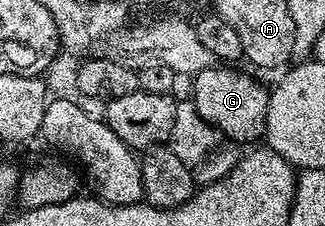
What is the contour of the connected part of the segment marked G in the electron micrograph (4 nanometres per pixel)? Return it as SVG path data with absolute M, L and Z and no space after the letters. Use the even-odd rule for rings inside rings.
M216 64L204 71L204 94L208 102L196 102L196 108L221 133L233 143L252 142L265 133L267 124L267 110L270 103L268 90L260 82L255 82L248 74L239 74L236 68L229 68L224 64Z

